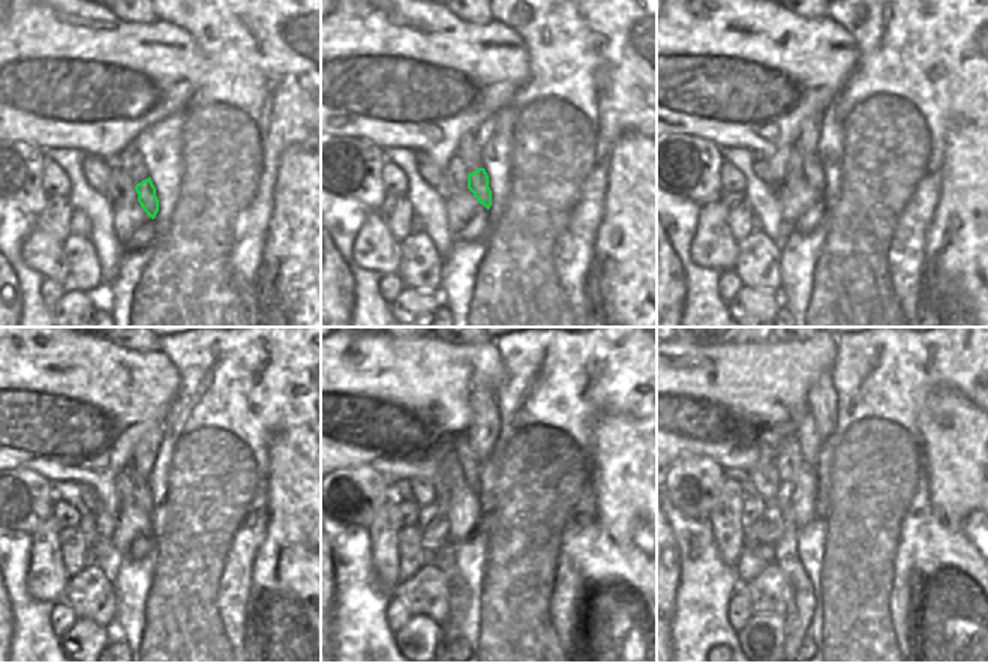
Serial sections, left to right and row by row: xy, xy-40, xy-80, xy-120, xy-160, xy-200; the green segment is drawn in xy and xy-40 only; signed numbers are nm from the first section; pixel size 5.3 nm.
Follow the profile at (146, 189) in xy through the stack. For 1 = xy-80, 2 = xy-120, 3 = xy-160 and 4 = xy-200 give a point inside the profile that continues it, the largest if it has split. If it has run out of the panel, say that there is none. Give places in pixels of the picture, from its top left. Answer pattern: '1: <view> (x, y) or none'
1: xy-80 (813, 171)
2: xy-120 (141, 497)
3: xy-160 (471, 467)
4: xy-200 (807, 438)

